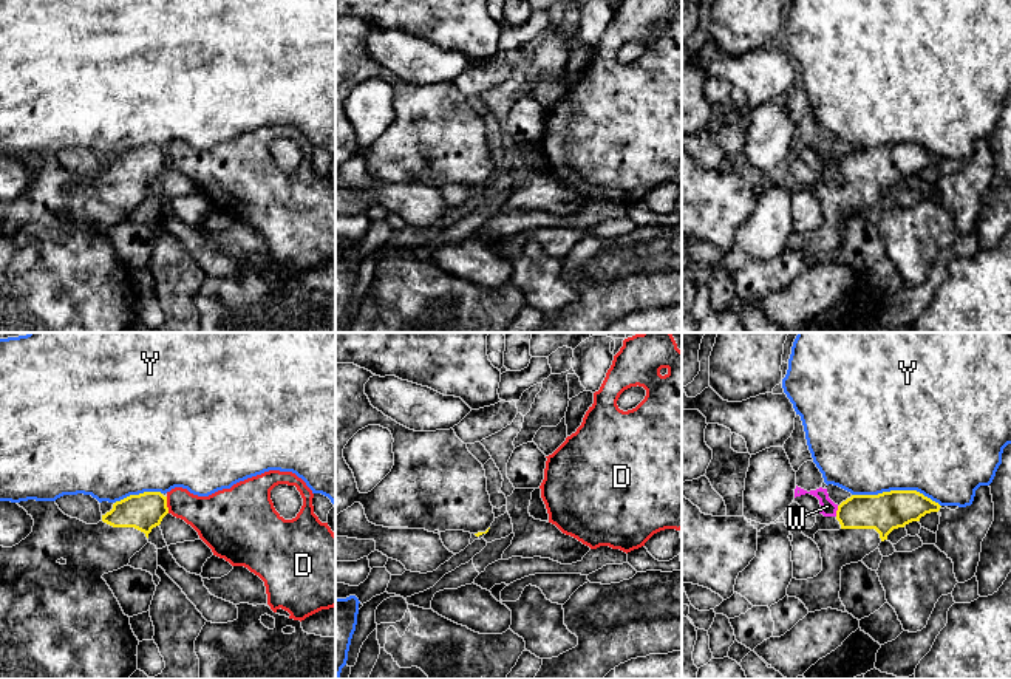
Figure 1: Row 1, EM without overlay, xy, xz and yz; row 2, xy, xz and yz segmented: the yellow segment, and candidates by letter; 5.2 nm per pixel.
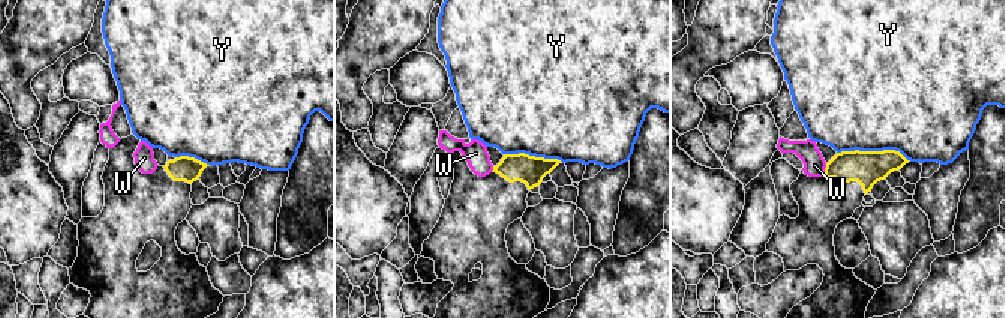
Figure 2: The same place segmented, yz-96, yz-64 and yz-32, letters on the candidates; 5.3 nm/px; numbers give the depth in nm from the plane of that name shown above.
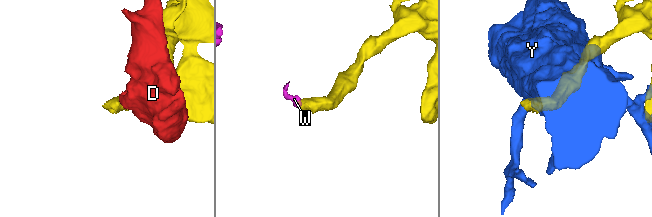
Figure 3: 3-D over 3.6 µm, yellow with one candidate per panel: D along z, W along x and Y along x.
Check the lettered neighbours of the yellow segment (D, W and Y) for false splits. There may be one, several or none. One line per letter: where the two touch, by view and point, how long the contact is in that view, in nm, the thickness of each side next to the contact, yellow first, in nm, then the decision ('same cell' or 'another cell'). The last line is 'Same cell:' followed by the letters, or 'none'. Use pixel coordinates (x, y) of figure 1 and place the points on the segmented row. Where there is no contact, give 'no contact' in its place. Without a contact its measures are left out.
D: contact xy (166, 504); length 90 nm; calibres 190 and 220 nm; another cell
W: contact yz (837, 511); length 60 nm; calibres 200 and 80 nm; another cell
Y: contact yz (897, 491); length 460 nm; calibres 200 and 500 nm; another cell
Same cell: none

